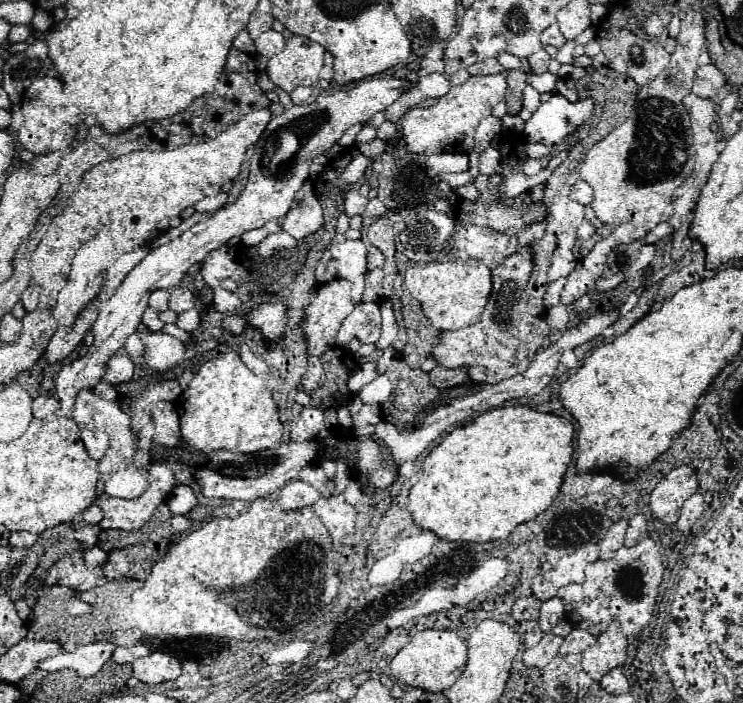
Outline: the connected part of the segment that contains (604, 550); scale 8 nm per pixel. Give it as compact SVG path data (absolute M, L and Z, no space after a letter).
M616 521L610 525L610 529L606 531L606 535L602 537L602 541L598 543L600 547L600 557L602 559L612 559L614 553L624 545L624 535L628 529L628 521Z

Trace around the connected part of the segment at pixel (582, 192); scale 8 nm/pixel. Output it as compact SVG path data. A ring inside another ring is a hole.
M578 181L578 183L574 185L574 191L576 191L576 197L578 197L578 201L580 201L582 205L592 203L592 187L590 187L588 183Z

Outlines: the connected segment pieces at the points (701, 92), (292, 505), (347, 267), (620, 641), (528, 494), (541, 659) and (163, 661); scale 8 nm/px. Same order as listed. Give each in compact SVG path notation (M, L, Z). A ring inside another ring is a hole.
M710 63L710 65L698 67L692 93L698 95L698 97L702 97L702 99L714 99L724 85L726 85L724 73L716 65Z
M294 479L294 481L288 481L280 489L280 495L276 497L276 505L284 511L302 509L302 507L308 507L314 501L318 501L318 497L320 497L320 493L312 485L308 485L302 479Z
M336 237L328 249L324 249L316 265L316 281L326 283L330 279L344 277L354 285L354 301L362 297L364 273L366 273L366 245L362 241L350 241L346 237Z
M614 621L602 635L598 635L596 643L582 653L582 669L594 681L600 681L610 669L620 667L626 661L626 647L628 637Z
M514 405L480 413L468 425L454 427L424 457L418 479L410 489L408 511L418 527L446 541L490 543L508 537L516 525L544 513L558 495L562 475L572 459L574 425L554 413Z
M544 633L544 637L540 639L540 643L536 647L526 649L522 653L524 663L530 665L530 667L538 667L538 669L546 667L558 655L558 649L560 649L562 641L564 639L558 637L558 635L554 635L554 633Z
M160 651L134 659L132 667L134 667L136 679L140 679L142 683L148 683L148 685L172 681L182 673L180 661L176 657L172 657L168 653L160 653Z

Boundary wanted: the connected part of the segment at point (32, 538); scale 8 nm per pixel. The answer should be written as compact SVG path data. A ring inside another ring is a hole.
M14 531L8 537L8 545L10 547L32 547L36 543L38 535L36 533L28 533L28 531Z

